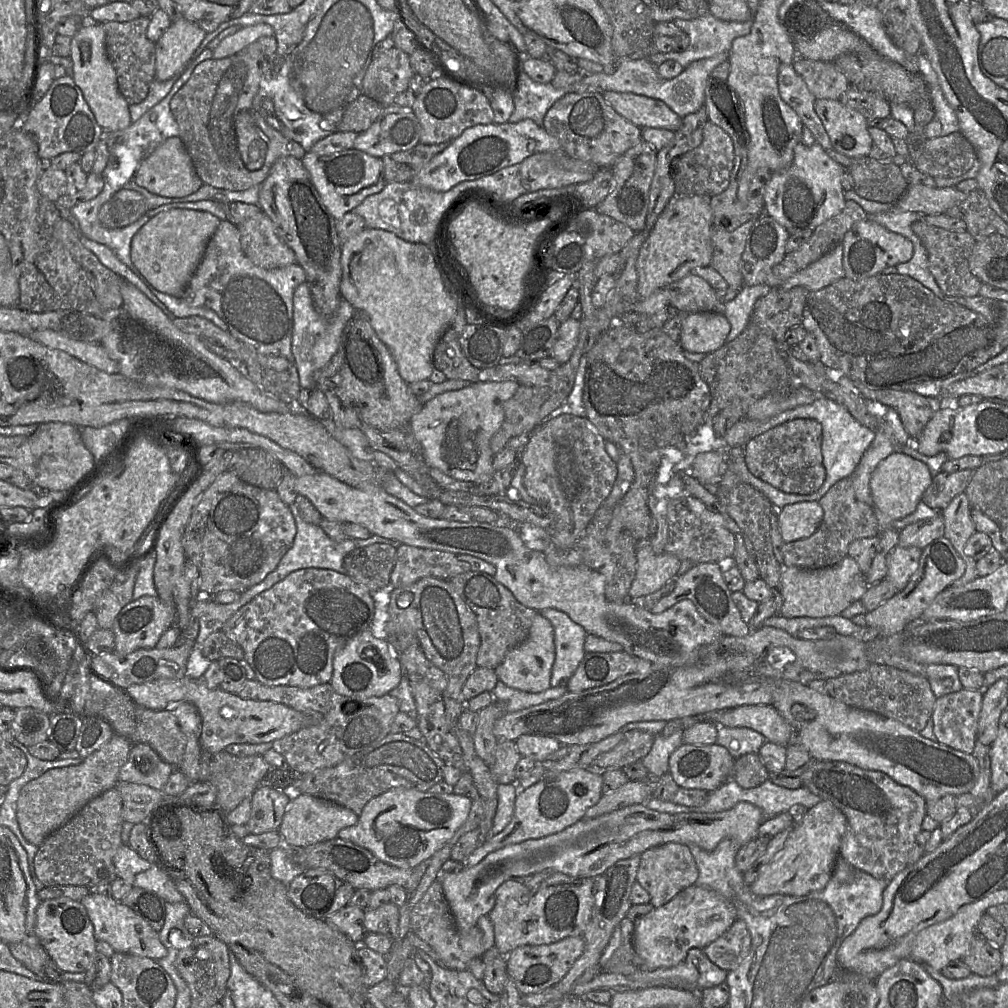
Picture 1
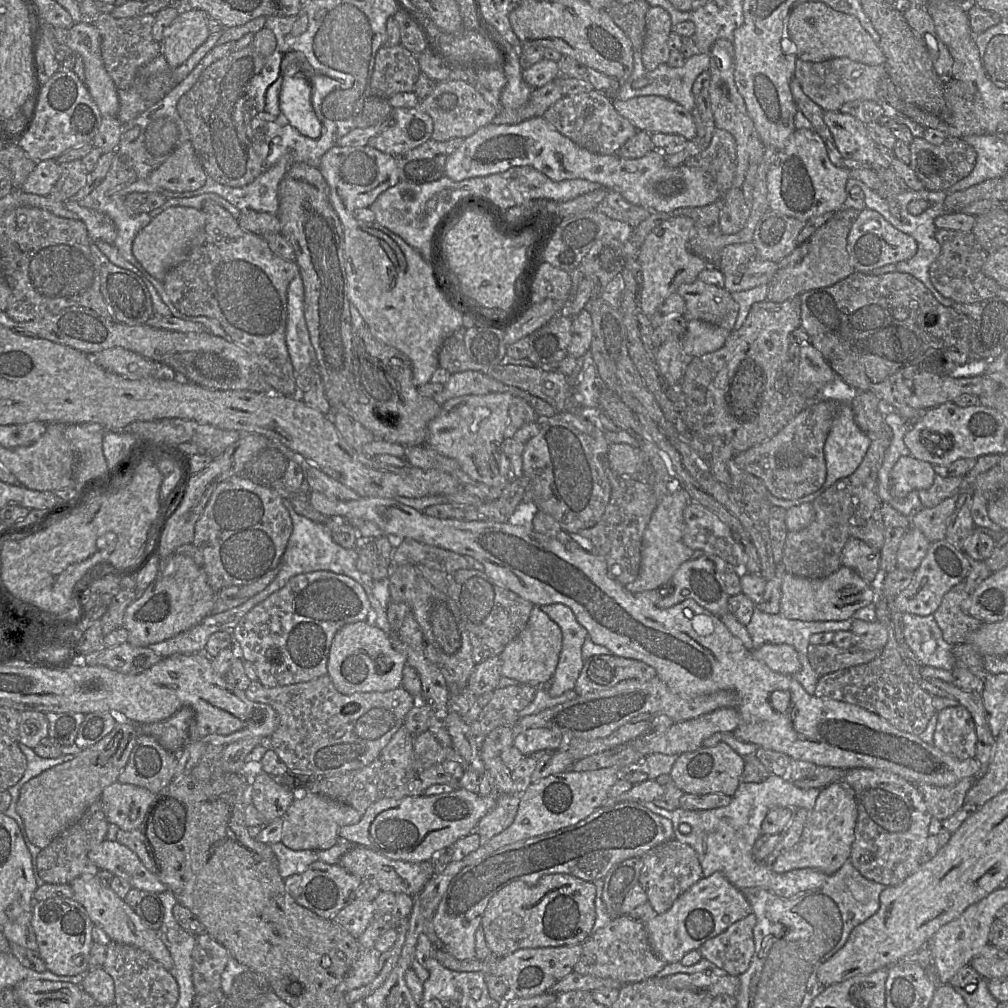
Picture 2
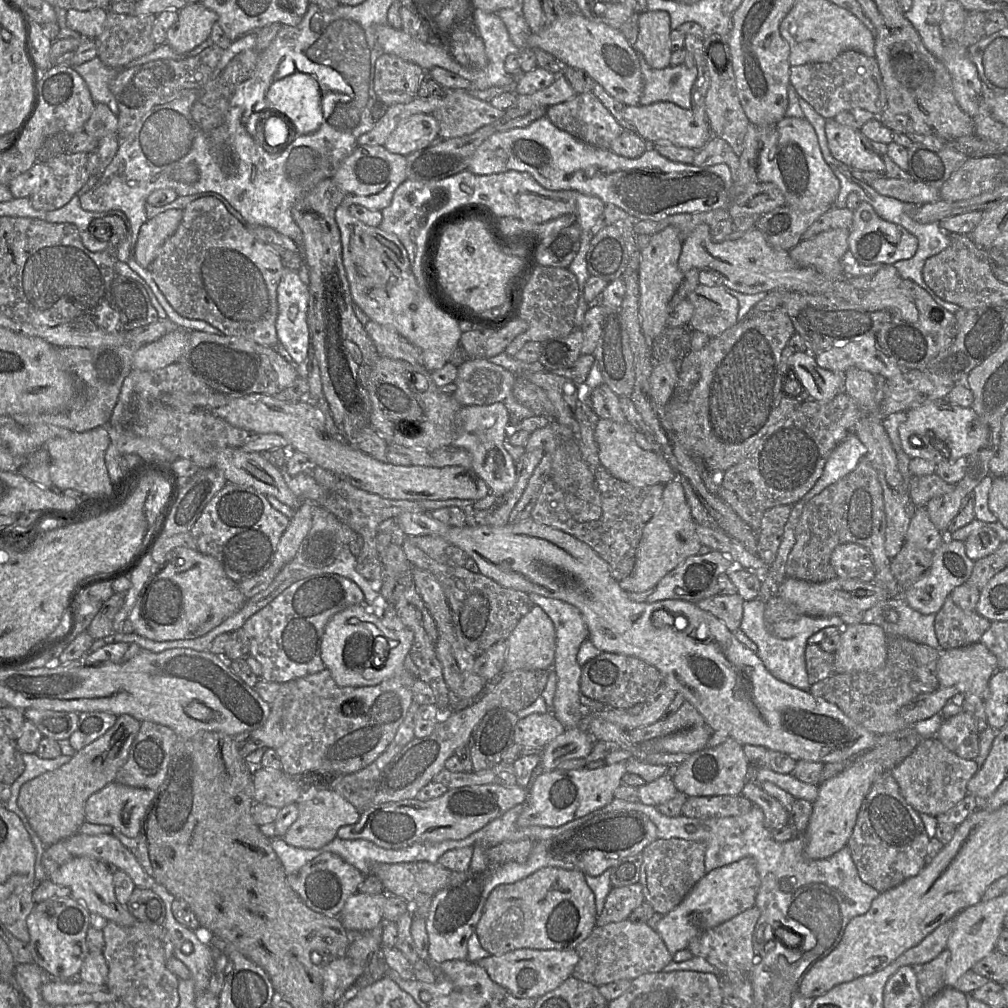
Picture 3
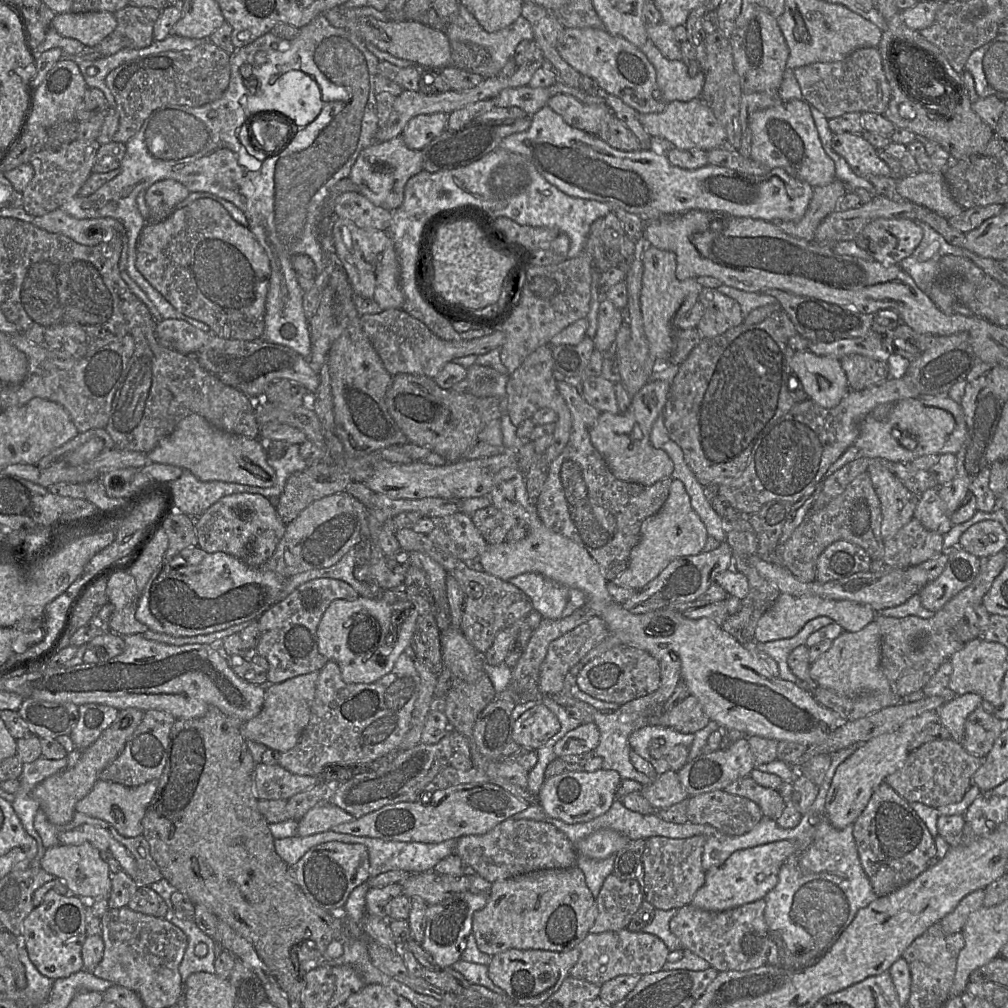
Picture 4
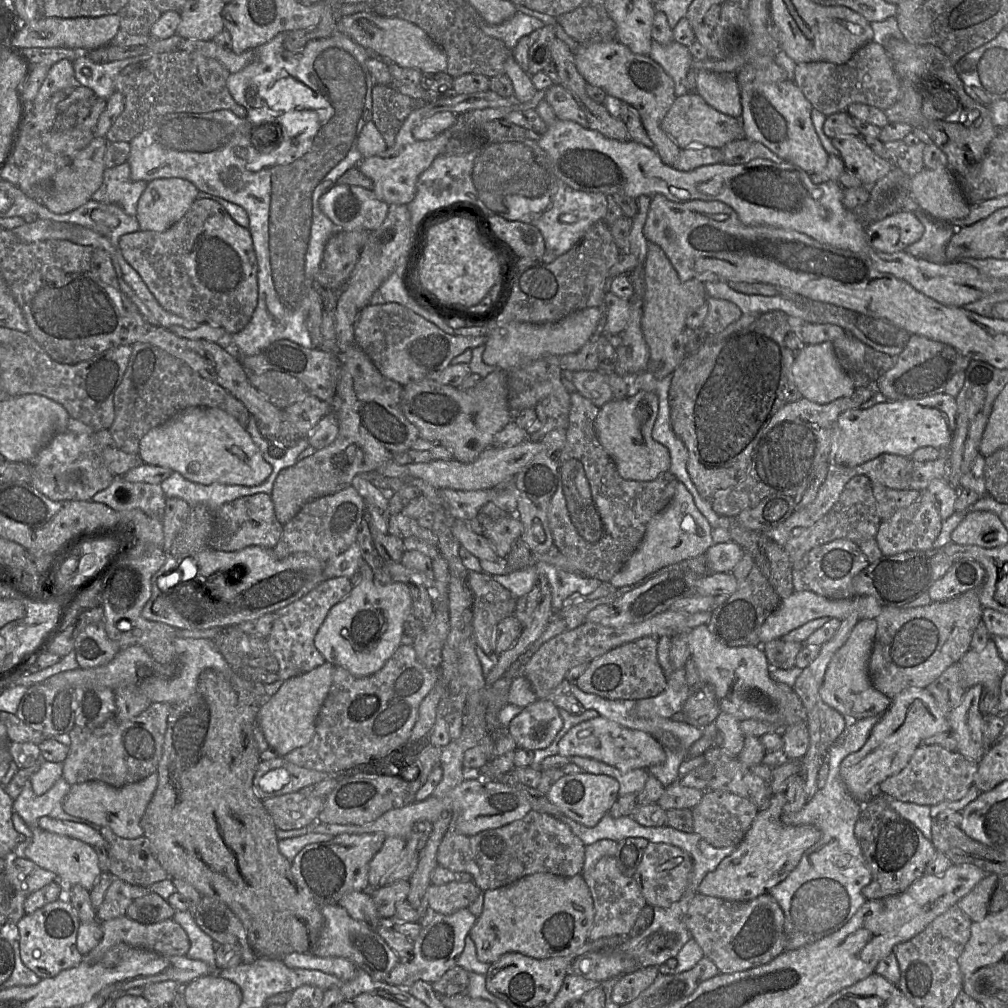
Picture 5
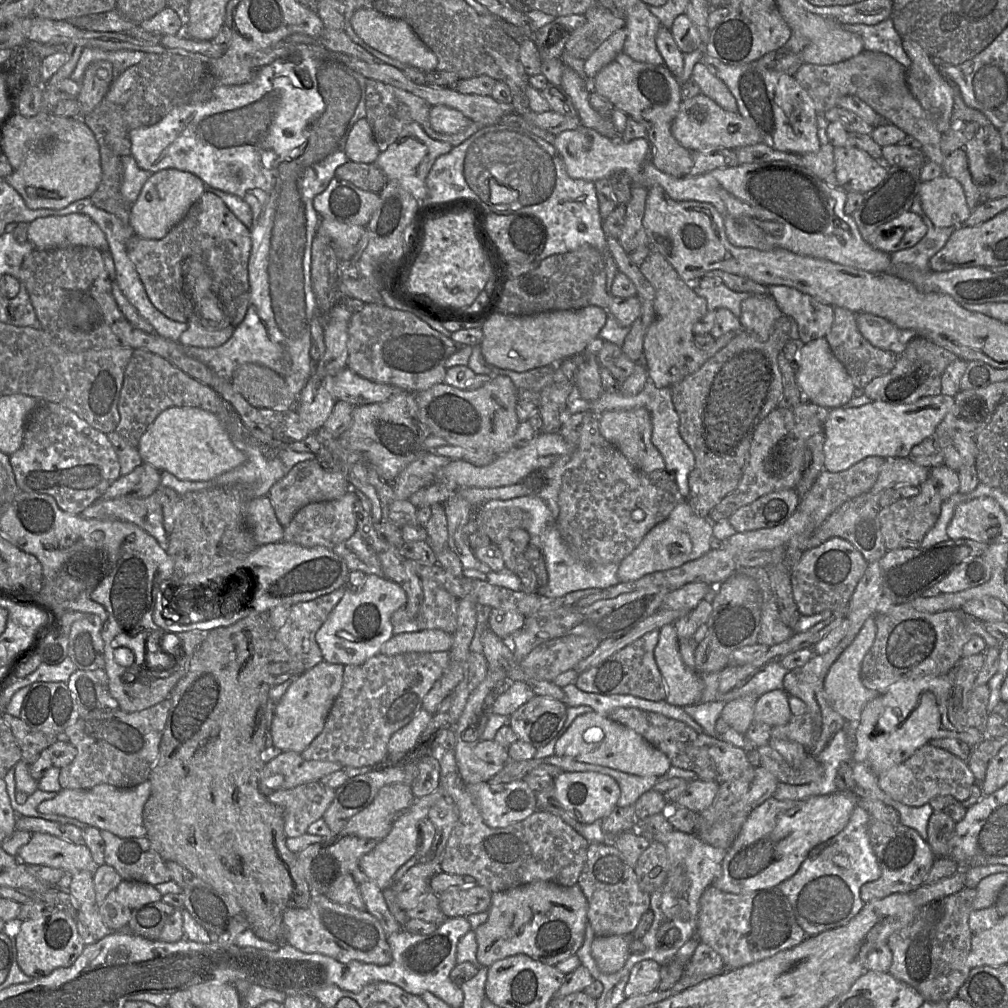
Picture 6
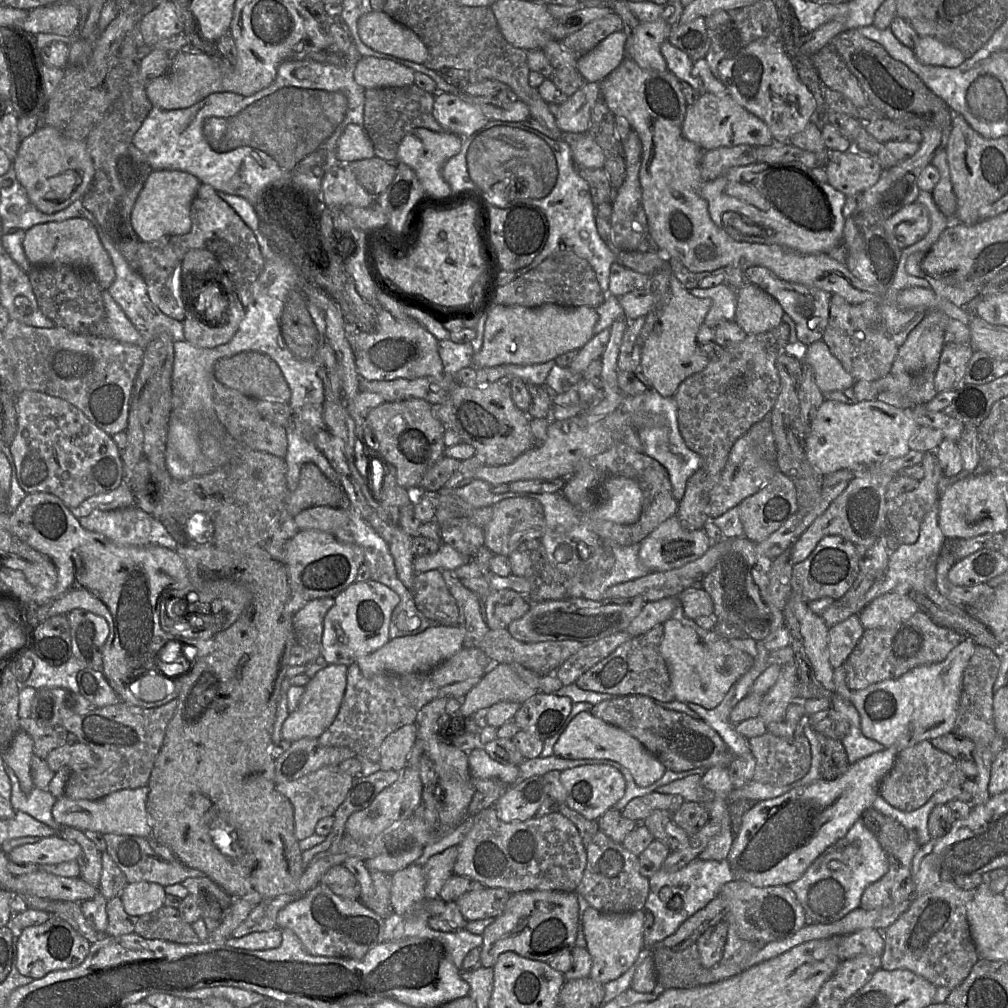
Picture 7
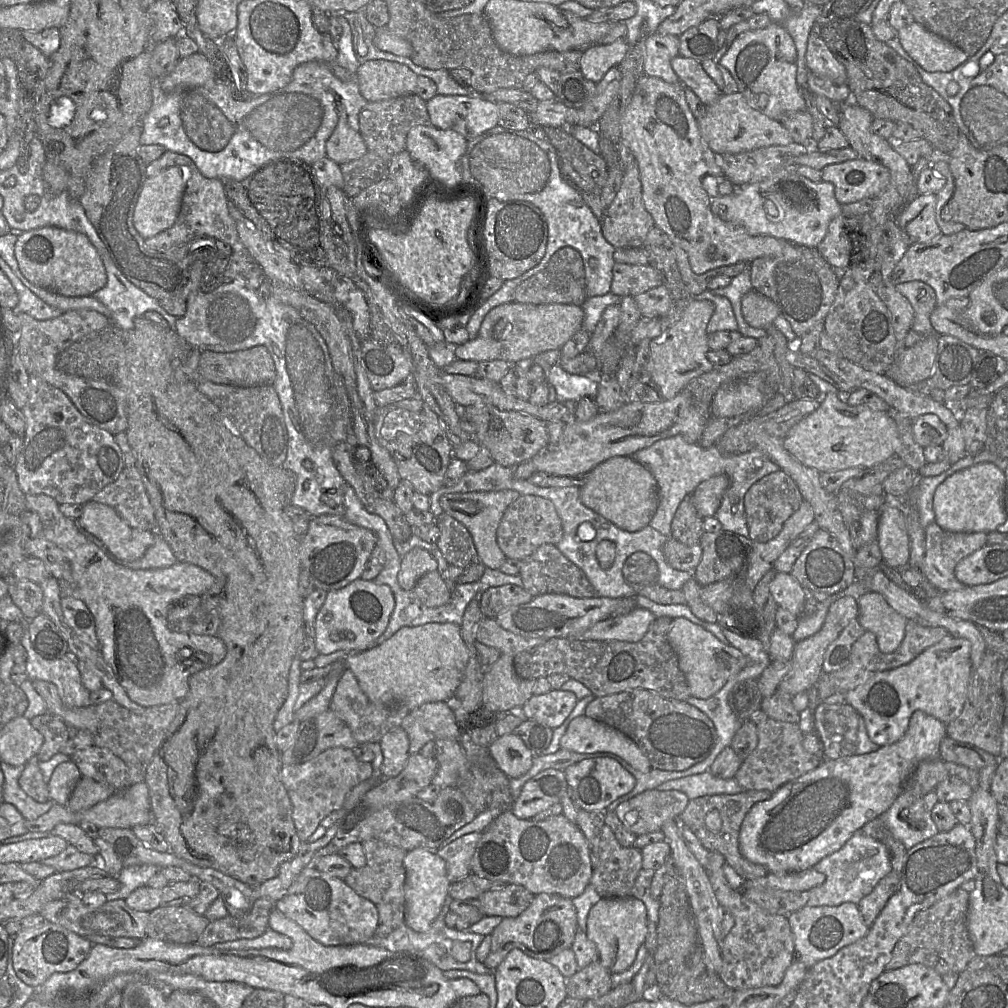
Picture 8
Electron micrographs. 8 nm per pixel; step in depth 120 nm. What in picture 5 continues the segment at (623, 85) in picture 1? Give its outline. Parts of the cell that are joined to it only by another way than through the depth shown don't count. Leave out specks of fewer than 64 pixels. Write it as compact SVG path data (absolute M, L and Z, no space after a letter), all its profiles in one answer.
M675 40L667 45L652 41L649 56L659 63L664 71L673 79L676 97L689 93L686 87L686 77L692 68L693 57L689 47Z

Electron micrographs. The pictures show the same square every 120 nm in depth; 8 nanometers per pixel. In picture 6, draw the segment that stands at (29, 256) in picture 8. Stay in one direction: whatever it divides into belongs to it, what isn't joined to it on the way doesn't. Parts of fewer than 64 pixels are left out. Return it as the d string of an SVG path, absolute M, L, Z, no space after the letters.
M77 213L35 219L29 223L27 240L34 250L87 246L109 251L106 236L96 222Z

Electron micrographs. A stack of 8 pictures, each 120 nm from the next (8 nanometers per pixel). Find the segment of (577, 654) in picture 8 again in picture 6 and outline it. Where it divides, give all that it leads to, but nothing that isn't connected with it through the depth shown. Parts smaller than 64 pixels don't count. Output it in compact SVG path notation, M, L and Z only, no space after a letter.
M658 629L646 633L606 660L579 674L575 685L581 691L588 693L631 695L656 702L665 700L667 697L667 687L654 657L654 650L659 636L660 630Z

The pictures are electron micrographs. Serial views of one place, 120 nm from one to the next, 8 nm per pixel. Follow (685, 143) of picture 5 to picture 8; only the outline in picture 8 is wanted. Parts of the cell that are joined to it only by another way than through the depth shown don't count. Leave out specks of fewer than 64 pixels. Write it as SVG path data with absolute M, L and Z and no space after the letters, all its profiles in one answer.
M741 93L722 94L713 104L706 106L704 116L697 120L701 137L714 154L736 154L769 146L786 146L793 143L788 130L774 120L754 109Z

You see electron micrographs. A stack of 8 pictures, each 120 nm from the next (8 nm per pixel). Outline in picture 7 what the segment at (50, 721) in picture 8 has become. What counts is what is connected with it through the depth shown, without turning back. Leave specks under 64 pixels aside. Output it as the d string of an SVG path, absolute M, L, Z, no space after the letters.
M32 718L19 719L20 730L25 731L33 740L33 753L46 760L48 754L64 745L68 732L62 725L40 726Z

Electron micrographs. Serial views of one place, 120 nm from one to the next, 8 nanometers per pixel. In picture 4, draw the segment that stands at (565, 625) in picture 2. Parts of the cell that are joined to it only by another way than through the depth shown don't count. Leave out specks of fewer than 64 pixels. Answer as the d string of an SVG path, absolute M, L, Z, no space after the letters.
M539 573L520 574L508 582L530 598L533 610L542 618L559 620L586 604L583 591L558 584Z

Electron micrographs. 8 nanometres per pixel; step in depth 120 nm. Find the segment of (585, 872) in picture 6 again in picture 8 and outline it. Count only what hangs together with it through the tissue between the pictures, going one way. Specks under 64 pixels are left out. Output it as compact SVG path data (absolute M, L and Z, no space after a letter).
M604 824L599 843L591 847L591 885L601 898L629 897L642 867L640 849L623 847Z

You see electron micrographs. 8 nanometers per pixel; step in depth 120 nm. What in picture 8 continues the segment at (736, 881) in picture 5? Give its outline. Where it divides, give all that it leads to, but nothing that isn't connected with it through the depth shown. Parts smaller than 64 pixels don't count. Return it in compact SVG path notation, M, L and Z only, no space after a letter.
M917 710L913 713L910 719L908 730L899 741L890 745L882 746L879 750L867 754L854 754L830 760L823 759L822 763L815 770L785 784L773 792L773 795L768 800L758 802L751 808L743 821L740 831L739 846L742 855L747 860L766 867L770 873L774 874L794 873L813 868L814 865L819 863L823 858L841 849L854 833L862 829L865 824L880 817L884 812L886 812L897 797L903 792L906 781L912 775L917 766L922 761L940 758L940 743L946 736L947 725L945 723L921 710Z

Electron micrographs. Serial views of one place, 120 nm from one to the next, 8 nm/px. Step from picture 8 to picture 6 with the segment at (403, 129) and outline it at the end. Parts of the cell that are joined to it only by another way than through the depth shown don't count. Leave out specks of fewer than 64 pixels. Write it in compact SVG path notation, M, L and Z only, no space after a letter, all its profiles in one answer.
M374 79L366 80L366 119L372 128L374 138L380 147L381 152L385 151L391 144L393 144L403 128L412 122L417 122L421 125L423 130L432 139L448 142L453 147L463 143L475 132L484 127L484 125L472 121L465 130L455 134L436 132L431 127L429 120L431 108L432 106L425 99L410 92Z

